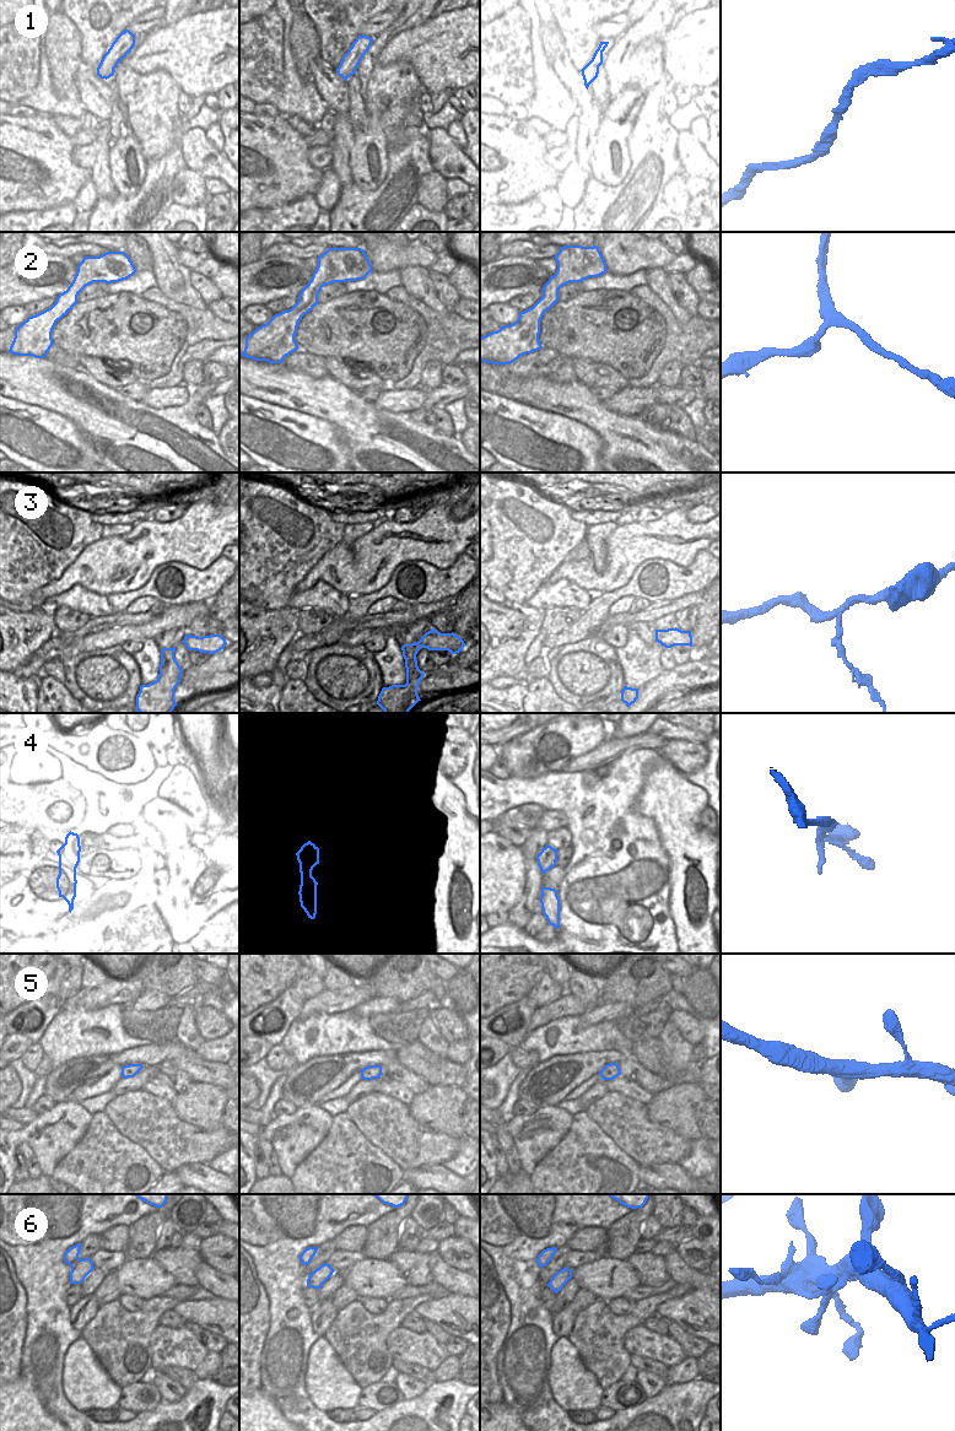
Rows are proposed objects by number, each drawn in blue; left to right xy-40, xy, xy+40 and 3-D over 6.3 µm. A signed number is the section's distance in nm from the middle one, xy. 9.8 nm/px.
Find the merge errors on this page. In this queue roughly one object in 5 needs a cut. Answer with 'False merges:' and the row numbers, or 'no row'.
False merges: 3

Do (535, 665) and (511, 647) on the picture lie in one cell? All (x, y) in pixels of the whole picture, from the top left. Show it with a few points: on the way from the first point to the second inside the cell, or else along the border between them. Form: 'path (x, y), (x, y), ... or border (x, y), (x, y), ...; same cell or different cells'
path (528, 667), (524, 667), (512, 654); same cell

